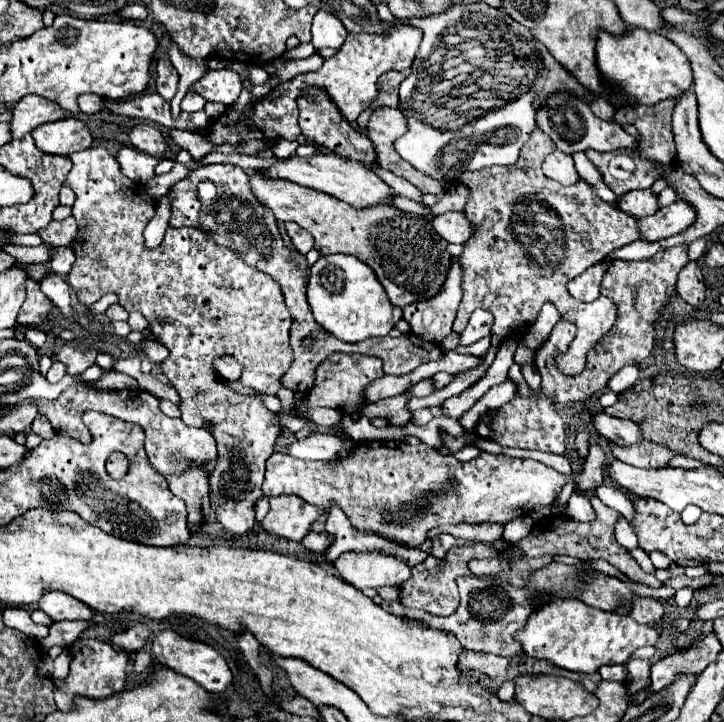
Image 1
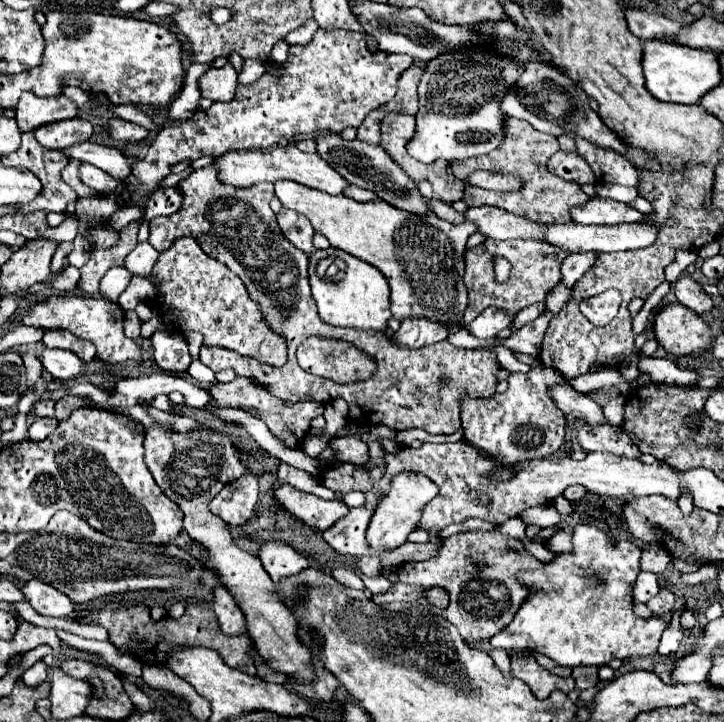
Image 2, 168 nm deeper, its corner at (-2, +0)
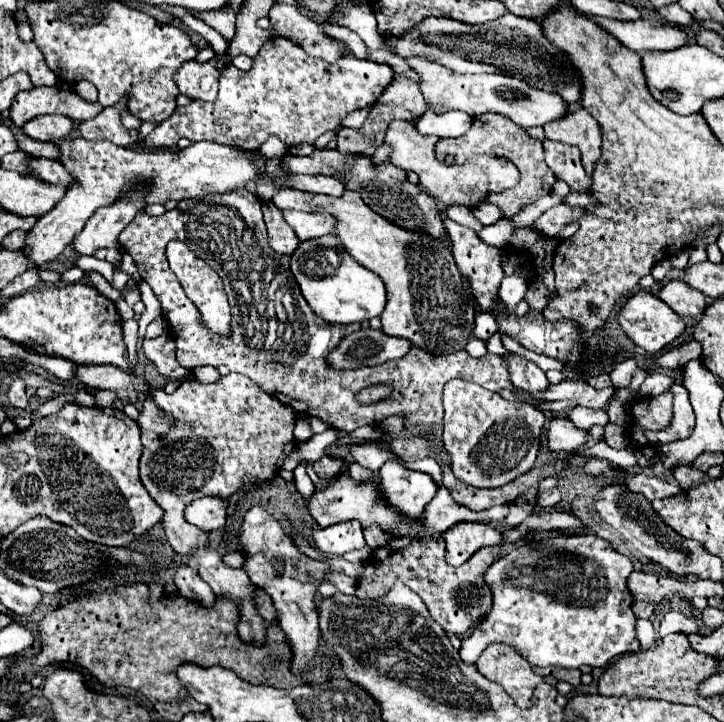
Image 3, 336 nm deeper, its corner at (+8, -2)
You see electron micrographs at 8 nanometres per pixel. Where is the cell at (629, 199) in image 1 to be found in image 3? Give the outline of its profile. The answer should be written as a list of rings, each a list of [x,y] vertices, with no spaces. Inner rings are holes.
[[[556,205],[548,211],[544,211],[536,221],[534,221],[534,229],[538,229],[540,233],[550,233],[558,235],[568,223],[576,221],[580,223],[582,217],[586,217],[586,207],[570,207],[570,205]]]

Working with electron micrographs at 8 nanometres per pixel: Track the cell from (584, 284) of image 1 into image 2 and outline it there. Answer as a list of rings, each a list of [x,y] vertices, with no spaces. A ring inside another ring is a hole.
[[[562,283],[556,285],[556,287],[546,295],[546,309],[550,309],[550,313],[558,313],[558,311],[566,305],[570,293],[572,293],[570,287],[564,287]]]

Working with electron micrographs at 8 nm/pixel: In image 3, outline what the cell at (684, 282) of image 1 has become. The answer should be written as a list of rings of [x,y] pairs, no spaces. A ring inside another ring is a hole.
[[[670,281],[660,289],[658,295],[670,309],[674,309],[682,317],[702,315],[706,309],[706,299],[700,291],[692,289],[684,281]]]

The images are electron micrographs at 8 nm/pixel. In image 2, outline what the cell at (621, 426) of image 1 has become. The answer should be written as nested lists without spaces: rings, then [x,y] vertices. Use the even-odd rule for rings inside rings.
[[[556,385],[548,389],[550,399],[556,403],[556,407],[570,417],[582,419],[586,423],[606,423],[604,415],[602,415],[602,407],[598,403],[594,403],[588,395],[574,391],[570,385]]]

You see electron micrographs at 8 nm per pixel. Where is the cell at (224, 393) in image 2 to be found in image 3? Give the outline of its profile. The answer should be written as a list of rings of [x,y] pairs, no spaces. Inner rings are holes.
[[[80,365],[78,366],[78,377],[82,377],[82,383],[88,387],[96,387],[96,389],[114,389],[121,400],[127,400],[126,389],[128,387],[139,388],[146,387],[148,395],[154,399],[154,403],[160,407],[160,411],[168,417],[174,417],[174,423],[170,425],[166,435],[158,435],[154,431],[142,431],[142,457],[140,457],[140,479],[146,487],[146,491],[150,493],[150,497],[164,509],[164,531],[166,531],[166,539],[172,545],[172,549],[180,555],[186,555],[188,551],[196,551],[198,553],[198,573],[200,577],[212,587],[212,591],[218,597],[226,597],[238,603],[240,609],[240,621],[238,621],[238,635],[244,643],[252,643],[252,645],[264,645],[266,643],[266,621],[260,617],[258,613],[258,605],[254,603],[254,595],[258,591],[258,587],[250,581],[248,573],[244,569],[234,569],[230,565],[224,563],[224,555],[216,549],[210,549],[210,539],[208,539],[208,531],[198,529],[196,525],[190,525],[184,519],[184,507],[188,505],[188,501],[196,499],[196,497],[204,497],[210,495],[212,491],[220,491],[218,485],[228,481],[232,483],[232,495],[242,491],[248,483],[256,483],[256,481],[268,481],[274,477],[276,471],[280,471],[284,459],[292,453],[296,439],[294,439],[294,423],[296,423],[296,413],[292,407],[280,403],[278,399],[270,397],[268,393],[260,393],[260,389],[246,377],[240,373],[228,373],[224,377],[220,377],[214,383],[200,383],[196,379],[186,379],[180,383],[180,387],[168,395],[164,389],[150,385],[144,377],[140,375],[132,375],[118,367],[112,365]]]

